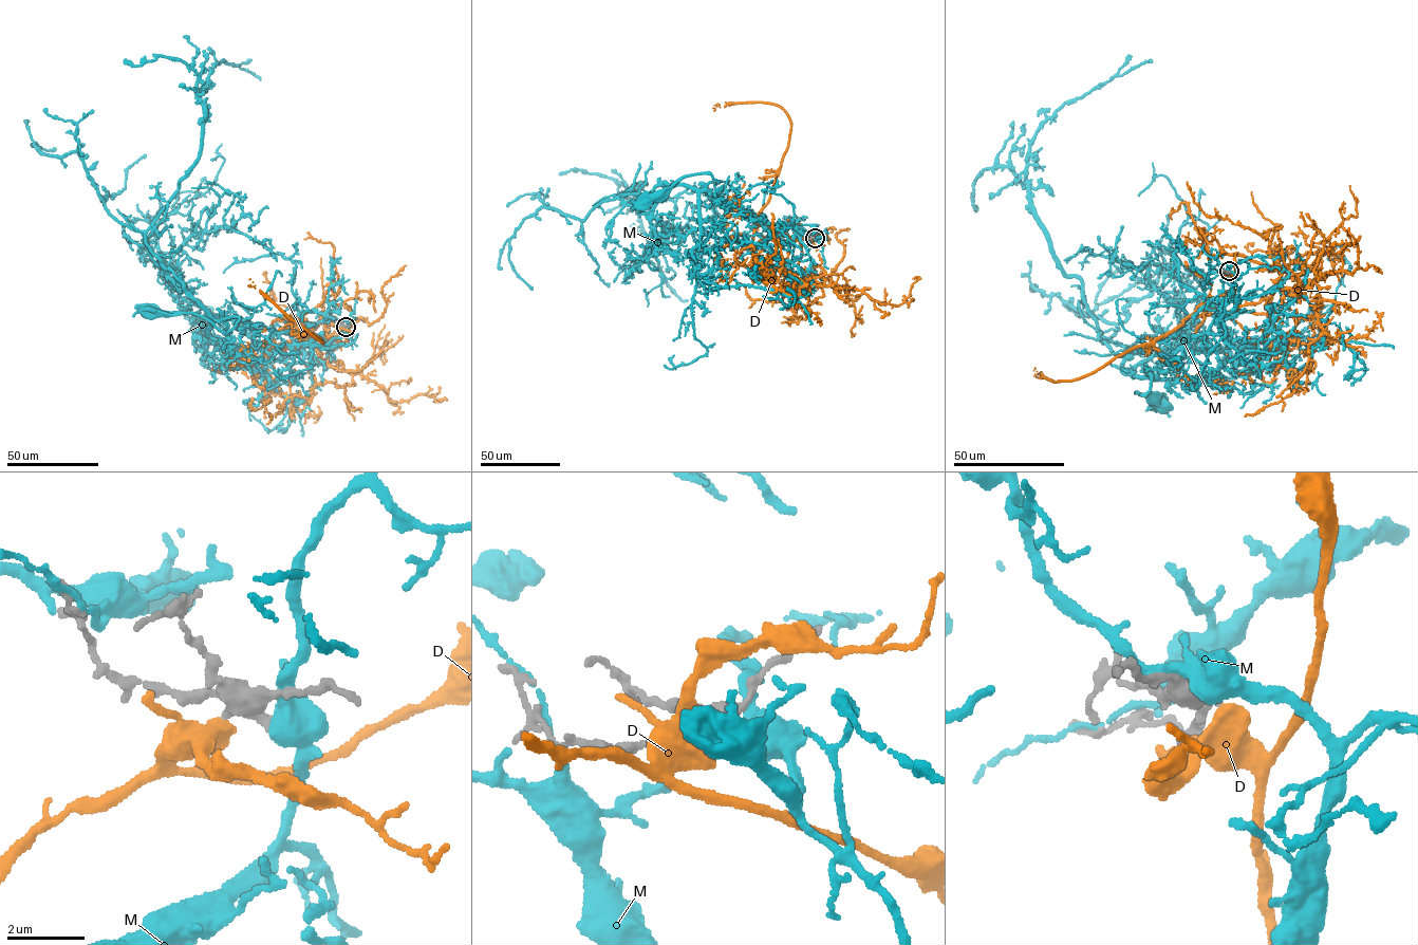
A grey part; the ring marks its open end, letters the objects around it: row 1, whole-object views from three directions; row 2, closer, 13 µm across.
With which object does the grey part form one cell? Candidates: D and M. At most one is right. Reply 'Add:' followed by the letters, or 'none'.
Add: none

